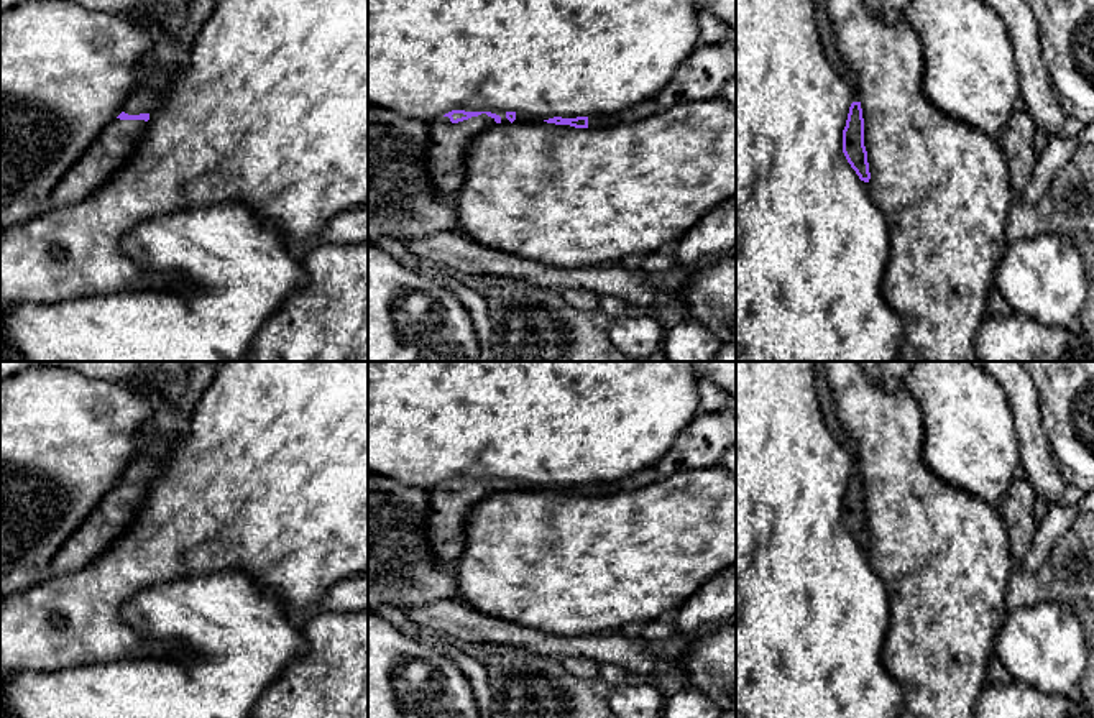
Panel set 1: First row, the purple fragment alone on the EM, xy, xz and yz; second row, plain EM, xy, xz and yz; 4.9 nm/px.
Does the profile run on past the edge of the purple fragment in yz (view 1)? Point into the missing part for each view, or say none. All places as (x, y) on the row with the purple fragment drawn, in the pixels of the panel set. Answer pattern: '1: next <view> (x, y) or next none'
1: next none

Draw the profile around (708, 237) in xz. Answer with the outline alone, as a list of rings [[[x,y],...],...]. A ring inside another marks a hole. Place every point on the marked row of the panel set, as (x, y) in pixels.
[[[736,196],[708,212],[675,243],[675,263],[696,265],[736,246]]]

